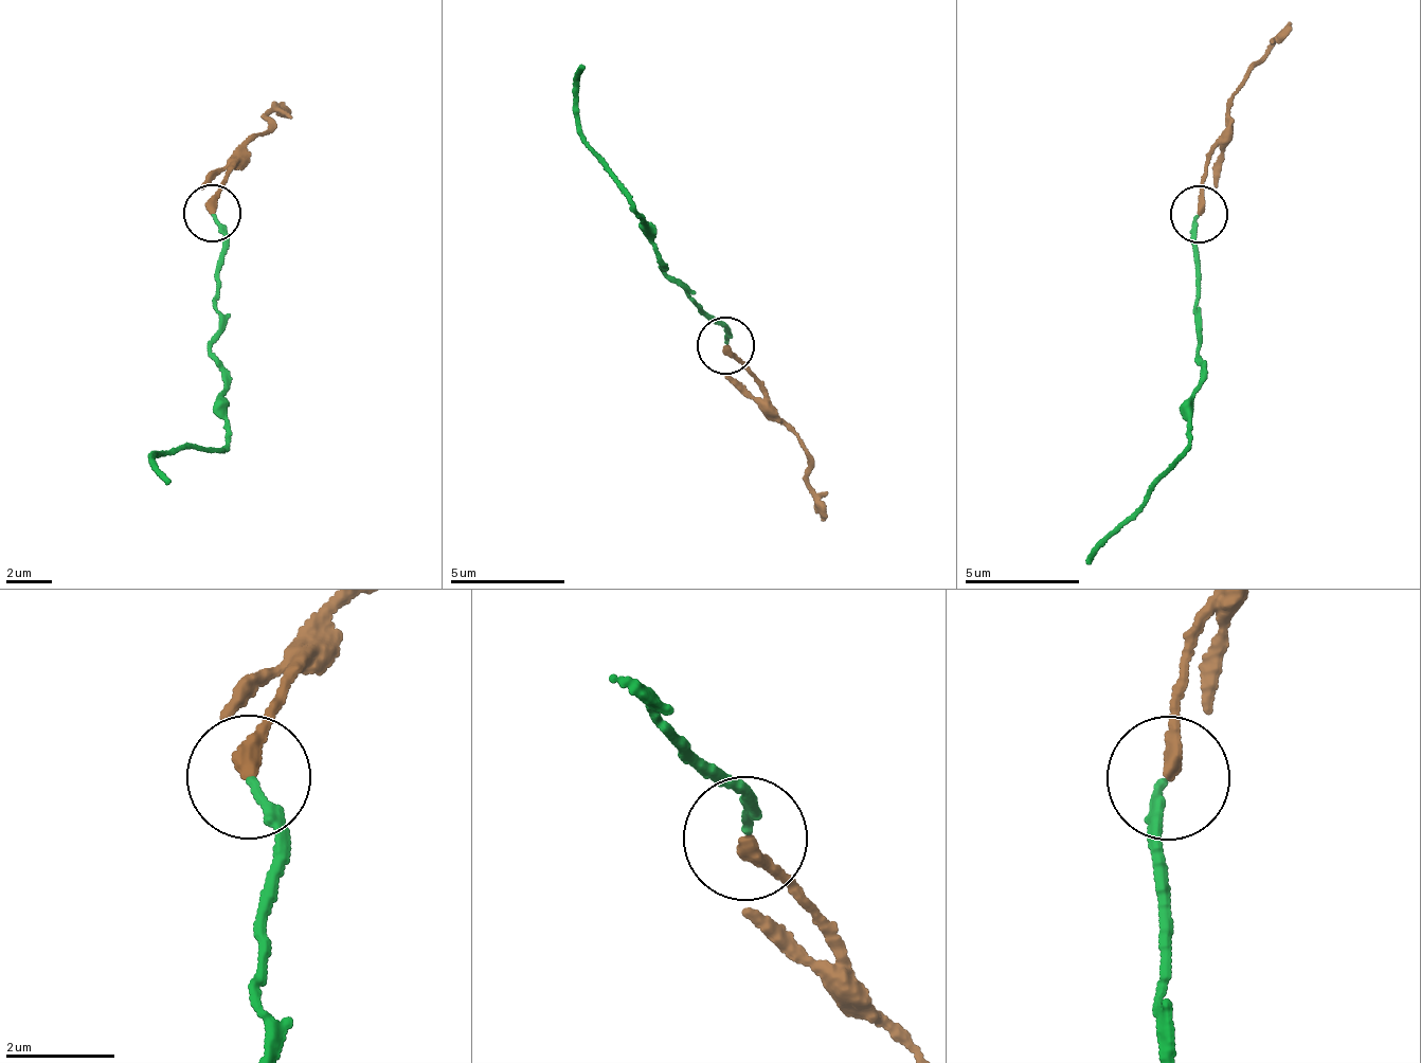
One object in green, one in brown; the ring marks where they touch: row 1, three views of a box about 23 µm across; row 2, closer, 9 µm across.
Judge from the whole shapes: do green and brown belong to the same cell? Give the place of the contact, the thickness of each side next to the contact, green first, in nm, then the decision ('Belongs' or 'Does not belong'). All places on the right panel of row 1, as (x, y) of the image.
Place: (1199, 214). Thickness 130 nm (green) against 280 nm. Does not belong

